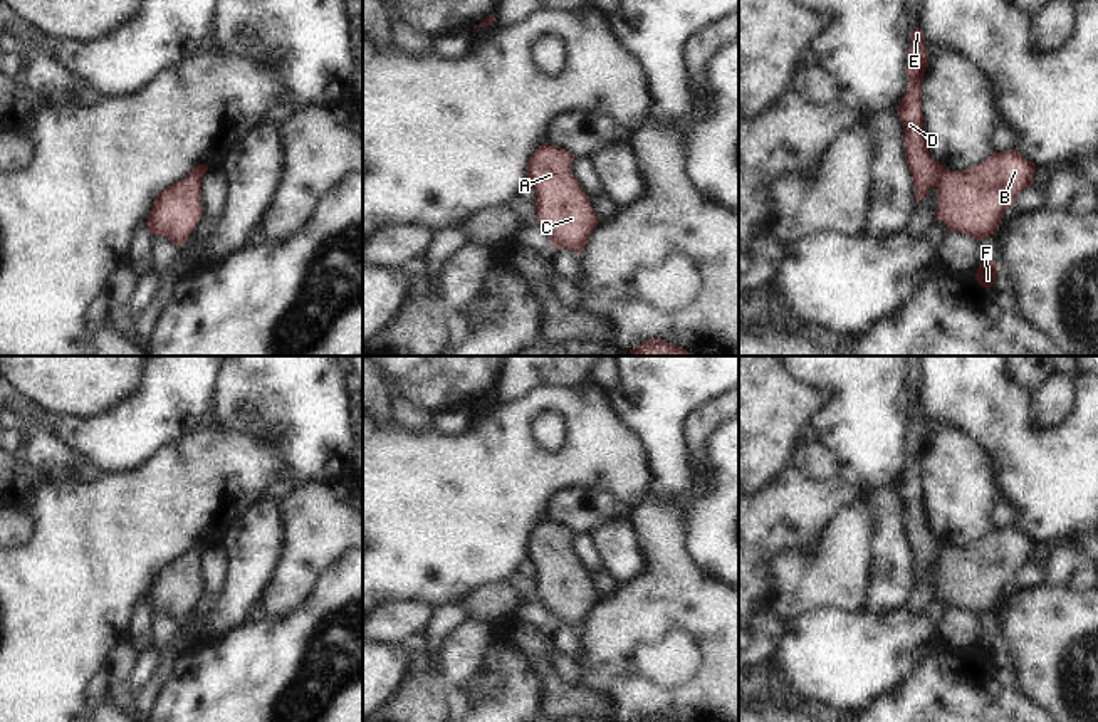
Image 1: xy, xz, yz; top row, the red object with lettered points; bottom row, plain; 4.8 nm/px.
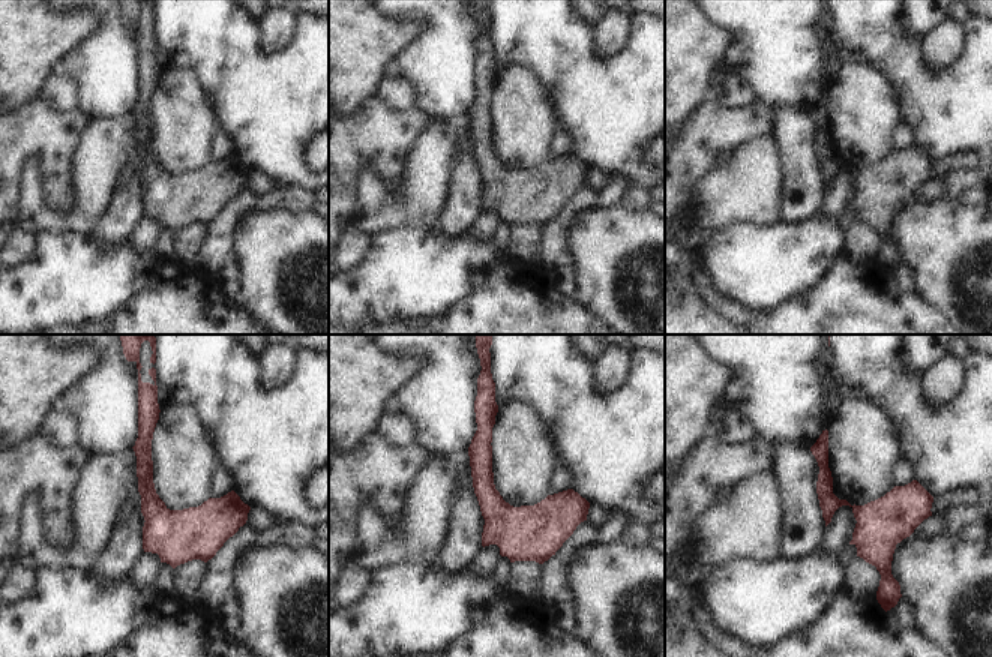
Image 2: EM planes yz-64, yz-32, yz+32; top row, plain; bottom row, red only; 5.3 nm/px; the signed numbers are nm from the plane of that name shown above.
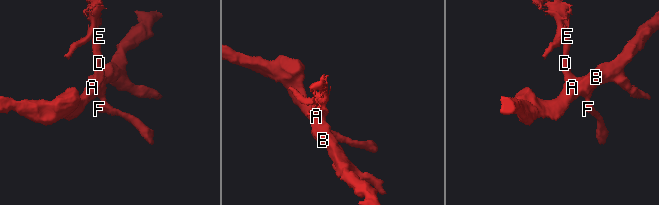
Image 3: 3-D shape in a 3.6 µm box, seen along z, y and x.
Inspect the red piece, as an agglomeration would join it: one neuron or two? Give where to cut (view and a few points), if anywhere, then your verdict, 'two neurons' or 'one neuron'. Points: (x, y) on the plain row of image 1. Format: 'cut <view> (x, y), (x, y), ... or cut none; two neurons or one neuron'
cut none; one neuron

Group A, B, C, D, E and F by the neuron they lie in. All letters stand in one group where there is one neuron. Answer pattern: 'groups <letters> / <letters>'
groups A B C D E F

